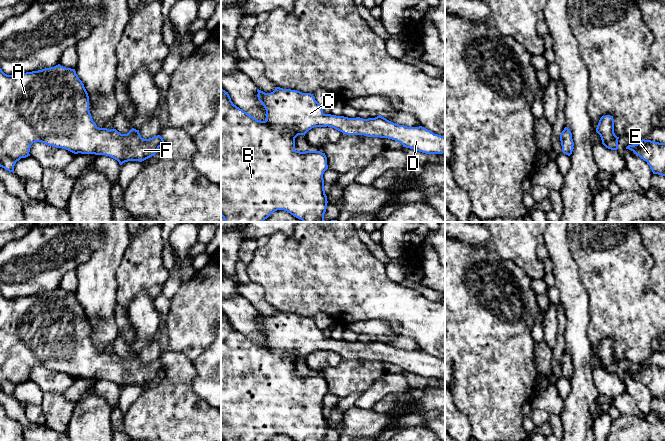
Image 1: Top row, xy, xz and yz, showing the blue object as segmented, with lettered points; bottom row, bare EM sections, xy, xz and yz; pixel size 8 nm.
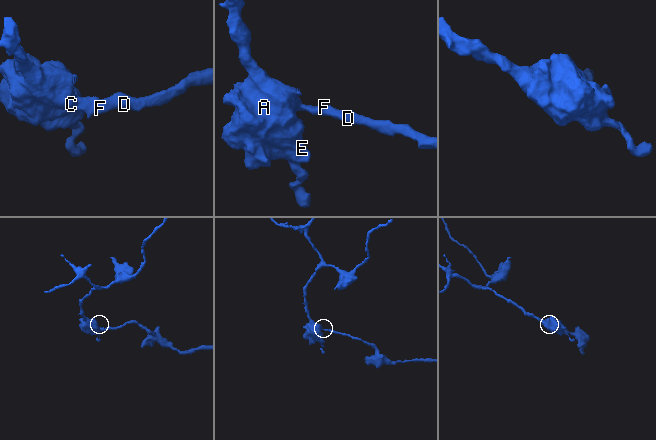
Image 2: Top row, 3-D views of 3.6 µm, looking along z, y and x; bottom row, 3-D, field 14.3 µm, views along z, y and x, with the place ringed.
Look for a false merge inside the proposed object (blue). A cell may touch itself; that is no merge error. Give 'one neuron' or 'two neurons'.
one neuron

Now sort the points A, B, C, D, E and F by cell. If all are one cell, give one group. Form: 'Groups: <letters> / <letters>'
Groups: A B C D E F

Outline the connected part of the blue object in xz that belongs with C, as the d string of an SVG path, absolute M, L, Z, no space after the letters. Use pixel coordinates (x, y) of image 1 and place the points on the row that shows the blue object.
M276 87L271 93L265 93L257 89L258 100L262 103L266 110L266 120L260 121L249 115L247 112L243 111L239 107L233 104L231 98L225 90L221 90L221 216L224 222L263 222L272 213L277 210L284 210L293 215L294 217L301 219L303 222L337 222L337 220L325 221L324 214L327 208L327 196L324 190L324 179L323 174L328 169L327 157L325 153L320 151L305 151L300 152L295 150L295 138L298 135L304 135L314 127L332 127L343 134L347 135L364 135L367 137L380 137L395 140L403 145L403 147L410 148L426 154L442 154L445 153L445 136L434 134L430 130L419 126L419 127L407 127L404 125L398 125L393 123L381 115L375 118L363 119L360 117L348 118L344 116L336 116L331 114L324 114L322 106L315 100L313 94L302 93L297 90L283 89Z

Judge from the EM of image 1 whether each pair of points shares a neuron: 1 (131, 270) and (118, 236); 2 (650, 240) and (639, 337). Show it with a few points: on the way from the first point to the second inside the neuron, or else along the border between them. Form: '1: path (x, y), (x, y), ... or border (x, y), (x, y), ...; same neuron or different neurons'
1: border (131, 235), (131, 240), (115, 273); different neurons
2: border (638, 232), (642, 244), (653, 260), (649, 277); different neurons

